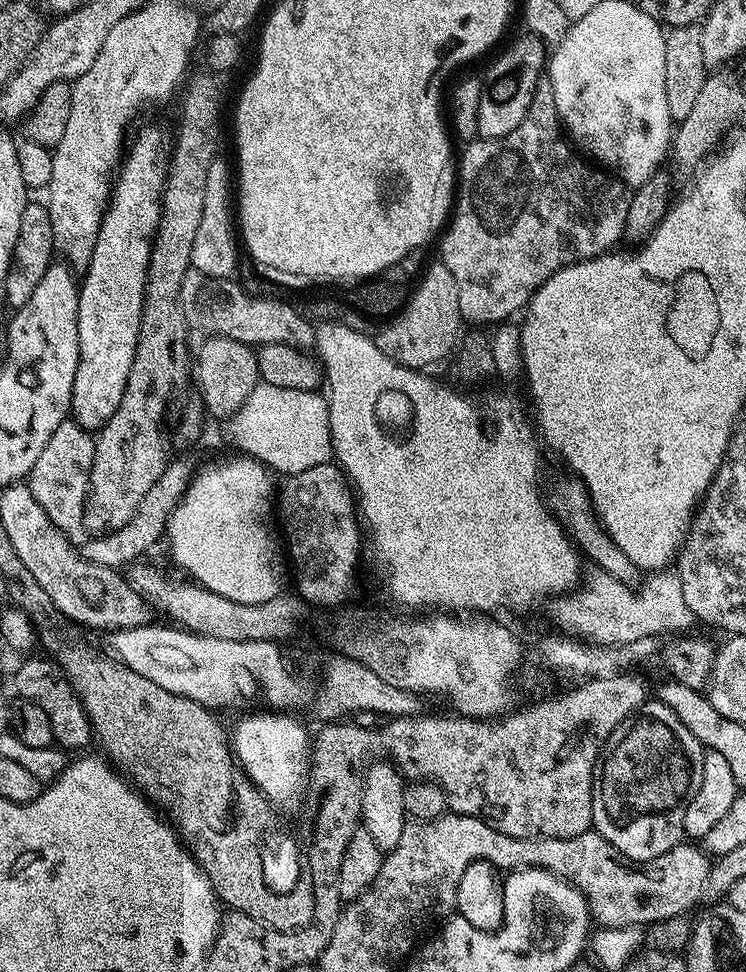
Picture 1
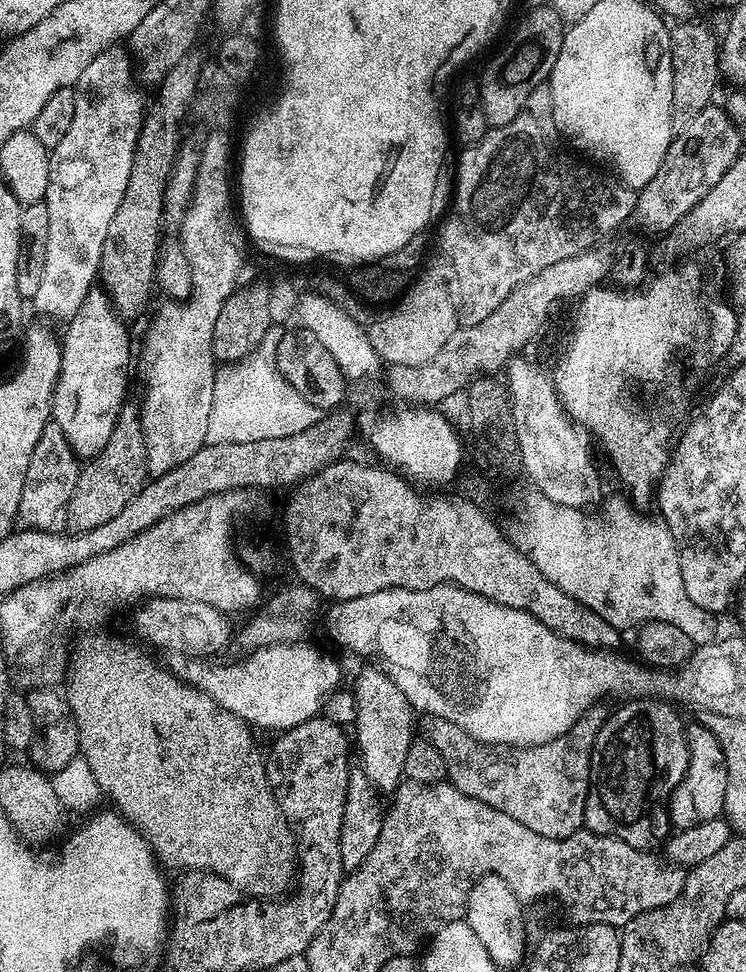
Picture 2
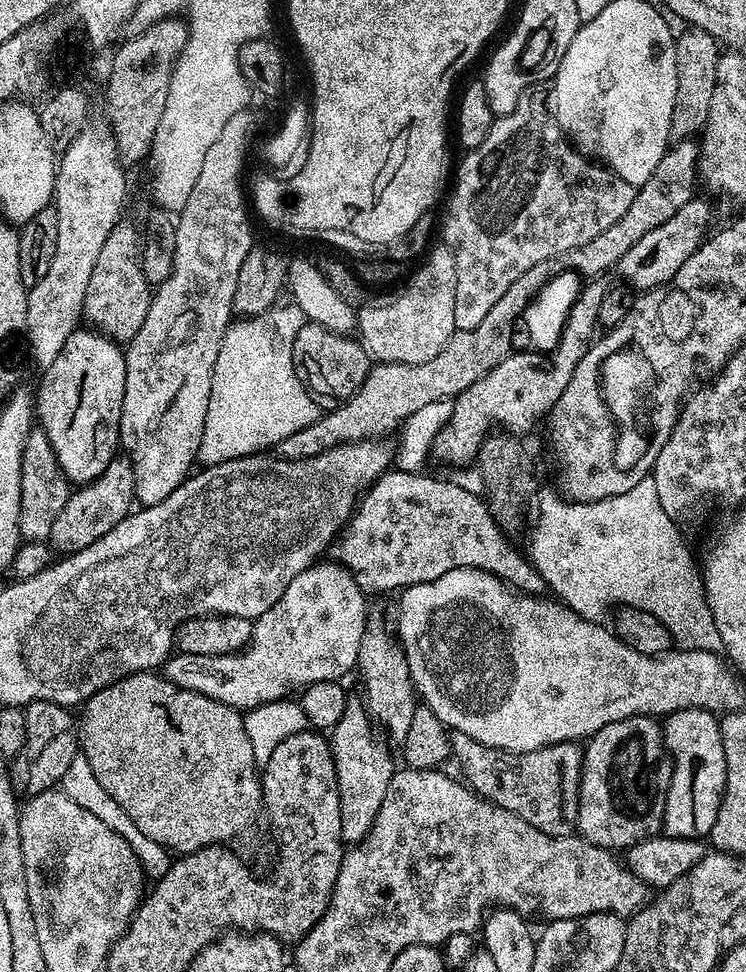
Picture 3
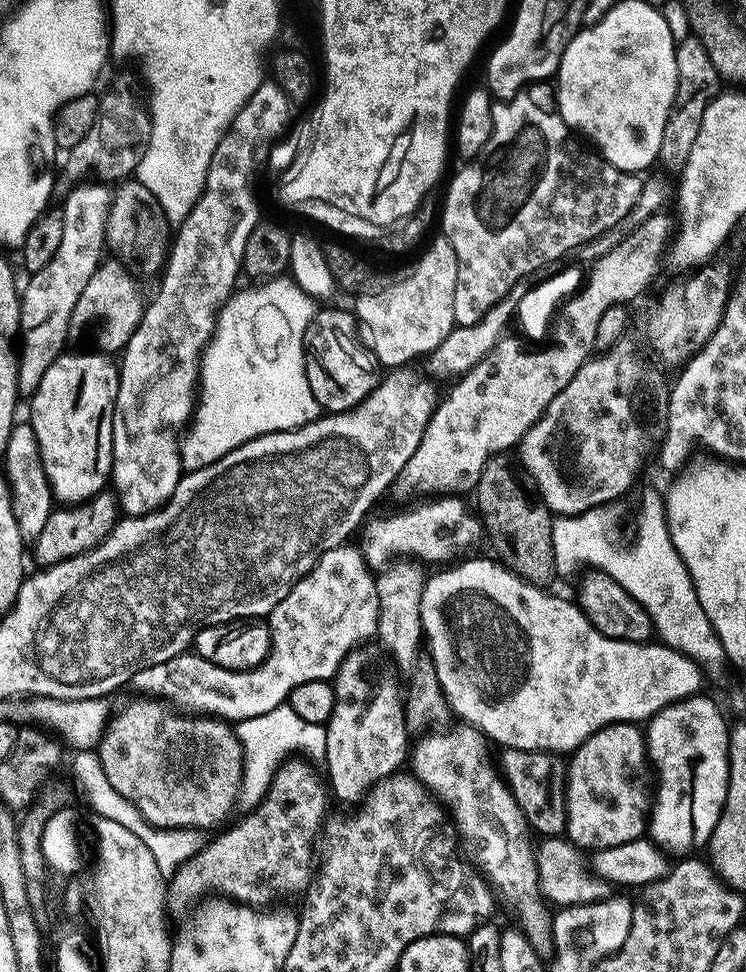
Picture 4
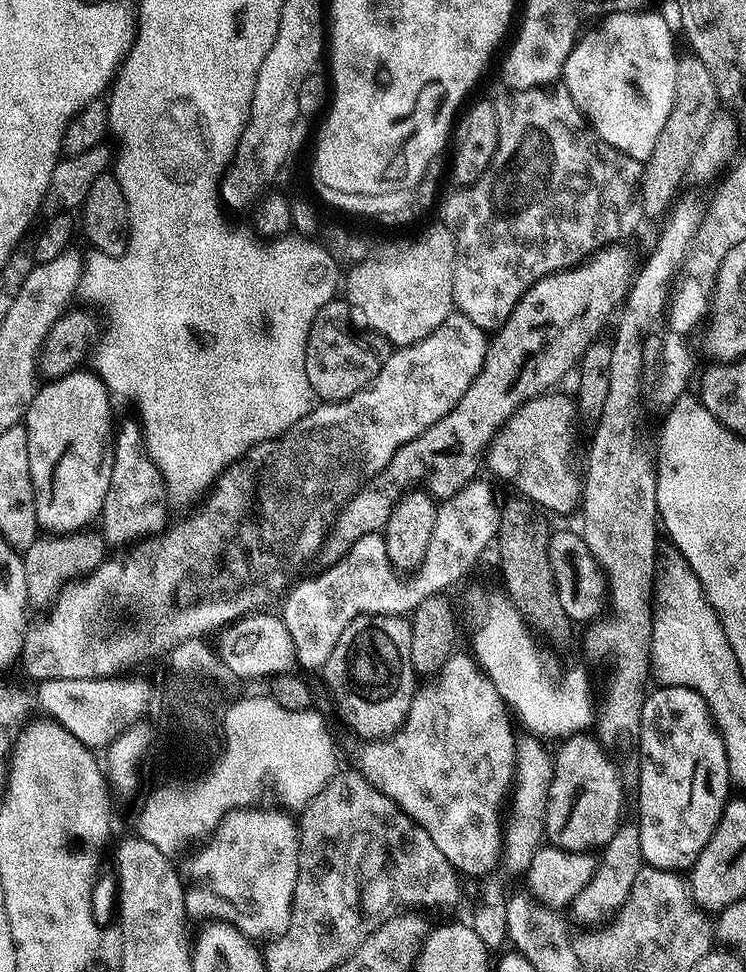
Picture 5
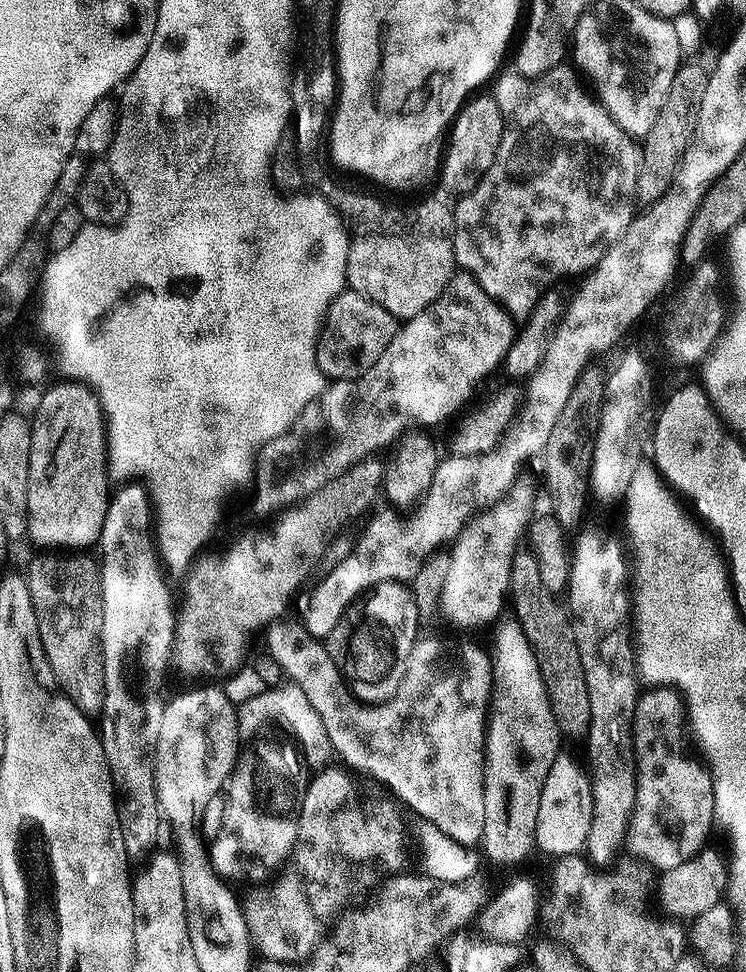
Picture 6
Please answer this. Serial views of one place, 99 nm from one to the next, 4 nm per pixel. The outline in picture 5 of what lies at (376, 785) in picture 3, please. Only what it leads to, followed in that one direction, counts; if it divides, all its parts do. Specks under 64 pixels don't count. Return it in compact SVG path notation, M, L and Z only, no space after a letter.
M403 615L360 616L350 626L346 626L346 630L342 630L338 646L334 646L330 658L324 663L324 684L336 703L336 712L354 735L361 736L361 741L371 742L393 736L408 717L412 700L418 691L414 679L416 671L410 662L411 633L412 625Z

